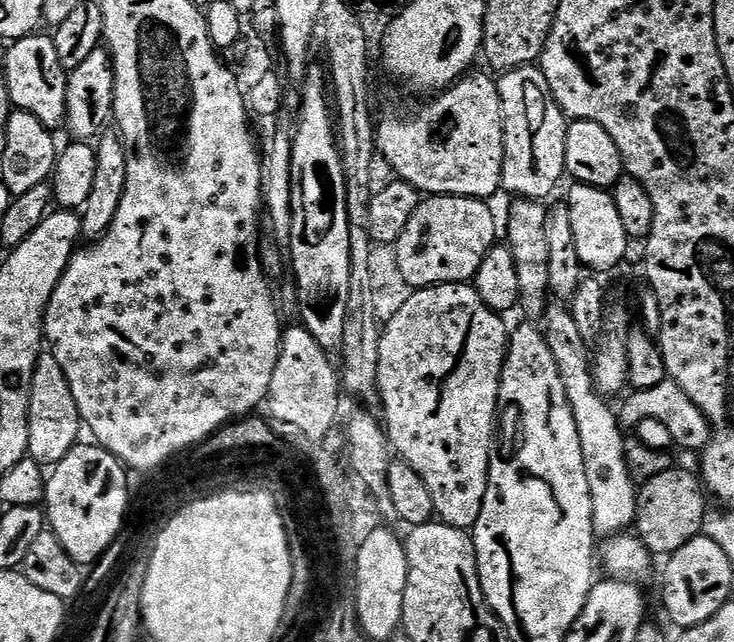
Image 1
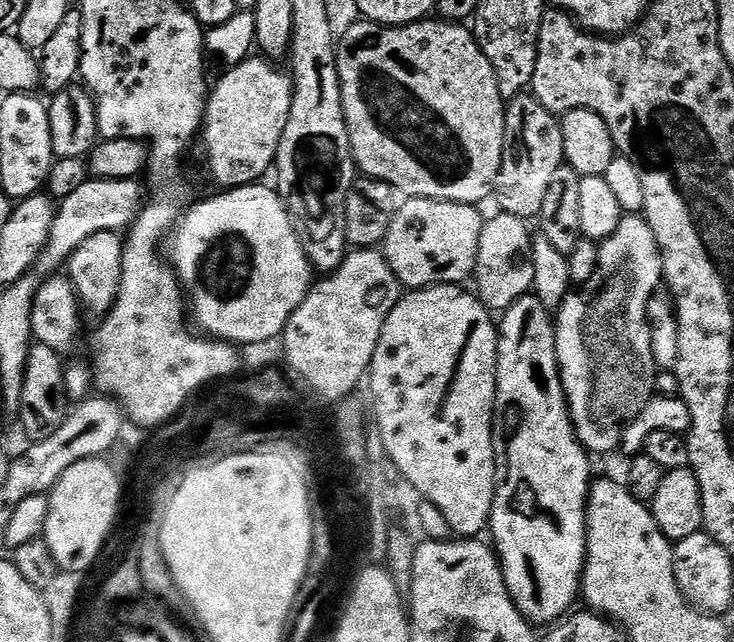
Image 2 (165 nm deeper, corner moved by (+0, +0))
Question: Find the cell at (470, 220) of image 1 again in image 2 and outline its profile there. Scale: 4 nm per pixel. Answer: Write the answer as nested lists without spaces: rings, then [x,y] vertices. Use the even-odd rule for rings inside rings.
[[[408,198],[397,207],[396,217],[388,231],[388,237],[384,240],[382,251],[384,257],[388,259],[390,270],[394,270],[394,274],[400,280],[401,285],[405,289],[415,290],[417,288],[433,288],[435,284],[455,284],[457,286],[463,285],[464,279],[471,277],[476,270],[476,259],[478,258],[478,238],[482,234],[482,226],[484,225],[485,217],[480,216],[481,209],[471,204],[455,204],[454,202],[446,202],[445,200],[418,200],[415,198]]]

